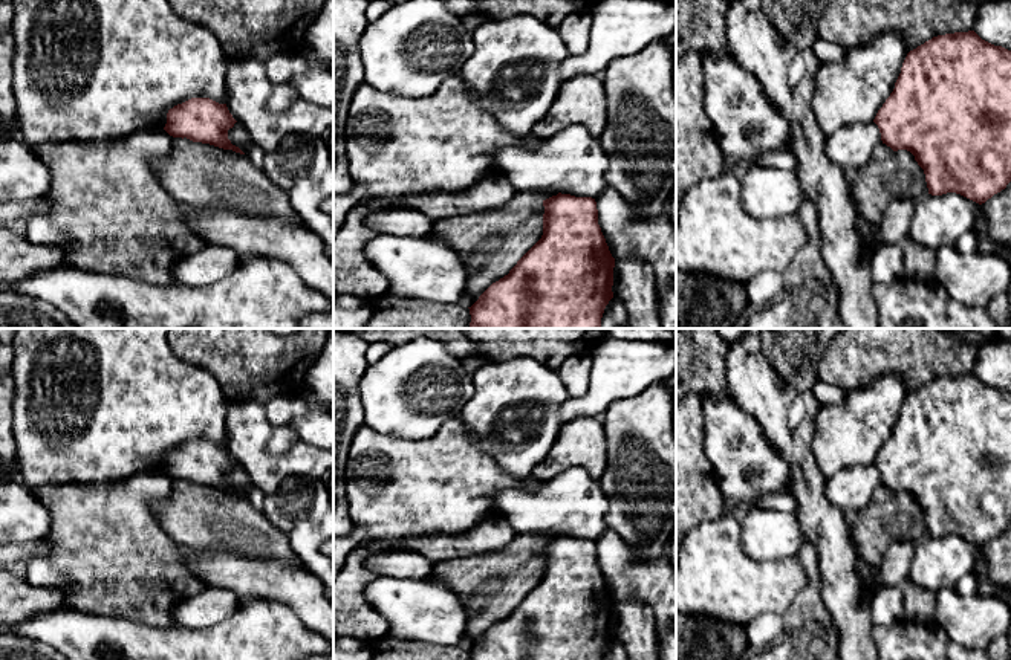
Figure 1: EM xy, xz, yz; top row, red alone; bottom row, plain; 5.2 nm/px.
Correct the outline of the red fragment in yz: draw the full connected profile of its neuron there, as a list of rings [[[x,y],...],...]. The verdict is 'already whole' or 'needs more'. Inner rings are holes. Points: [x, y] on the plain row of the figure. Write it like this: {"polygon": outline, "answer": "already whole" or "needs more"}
{"polygon": [[[974,373],[933,379],[907,396],[895,431],[878,452],[873,464],[879,471],[883,486],[893,493],[907,492],[915,498],[915,503],[924,512],[928,536],[956,535],[979,547],[985,545],[1011,524],[1011,393],[982,382]]], "answer": "already whole"}

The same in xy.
{"polygon": [[[191,440],[168,452],[164,472],[173,480],[187,480],[193,484],[245,497],[228,481],[228,472],[236,464],[226,446],[219,446],[210,440]]], "answer": "already whole"}

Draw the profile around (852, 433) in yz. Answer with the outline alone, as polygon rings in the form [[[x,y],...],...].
[[[886,374],[867,387],[846,391],[841,403],[820,405],[811,446],[821,474],[831,478],[844,468],[872,464],[893,434],[909,394],[910,390],[902,376]]]

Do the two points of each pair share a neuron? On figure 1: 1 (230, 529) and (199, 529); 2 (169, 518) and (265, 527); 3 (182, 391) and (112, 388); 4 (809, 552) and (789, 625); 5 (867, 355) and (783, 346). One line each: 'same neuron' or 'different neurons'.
1: same neuron
2: same neuron
3: same neuron
4: same neuron
5: different neurons

